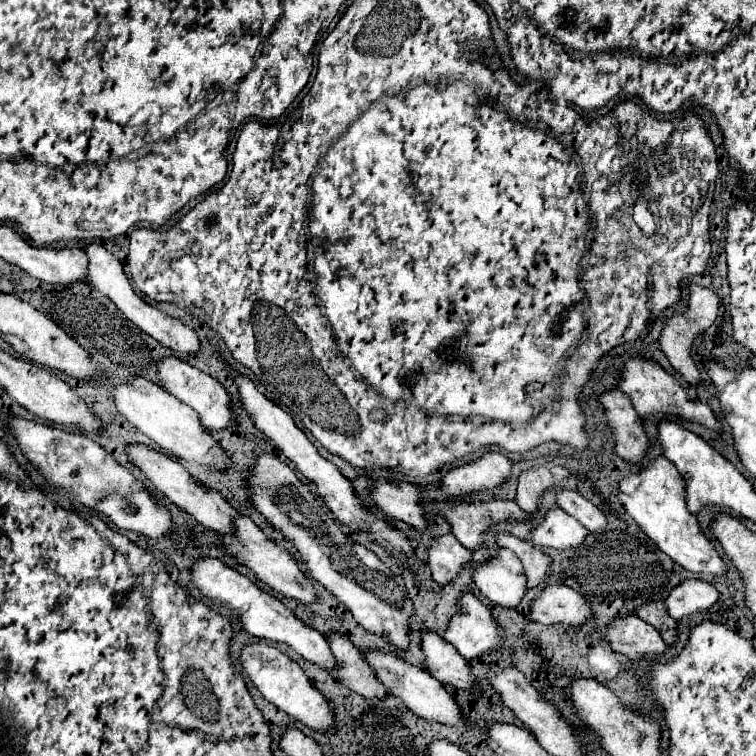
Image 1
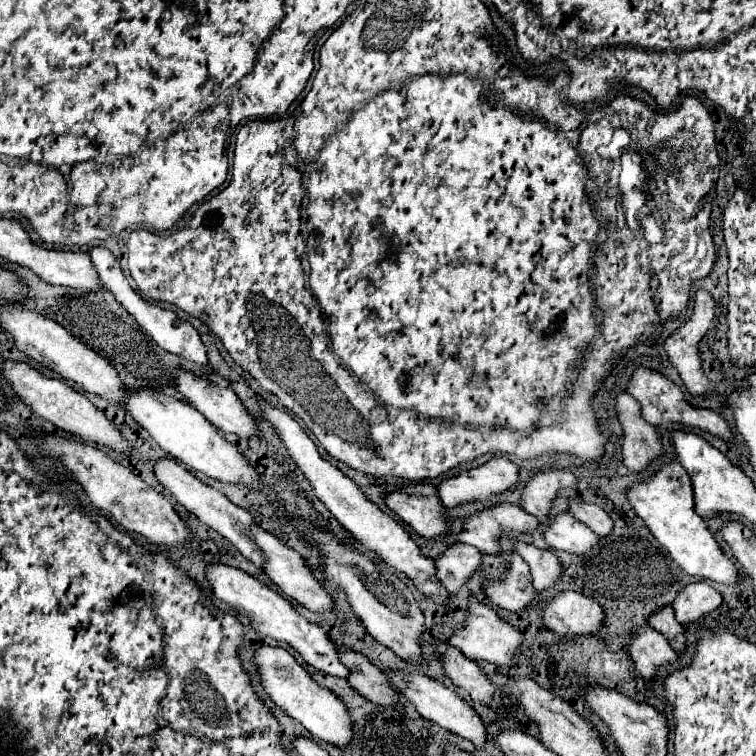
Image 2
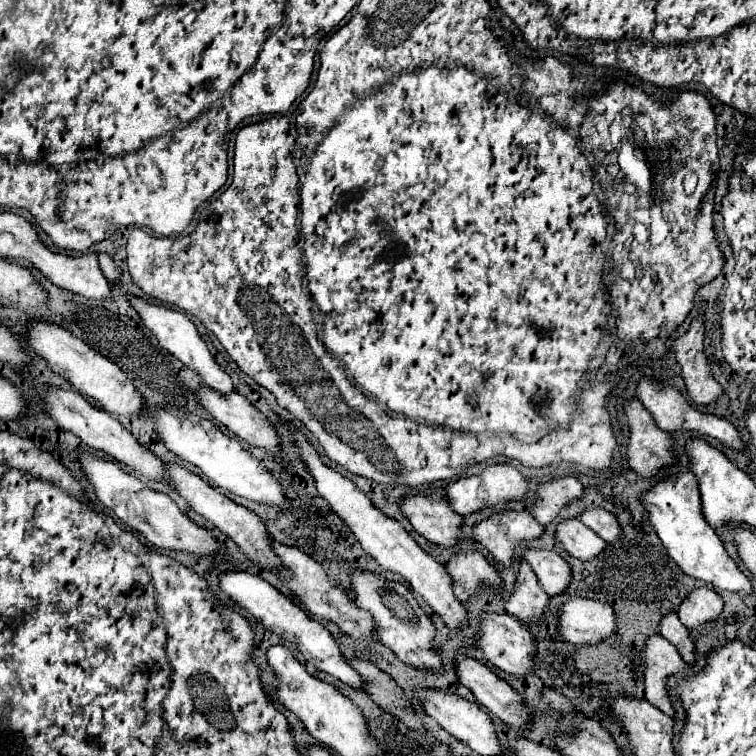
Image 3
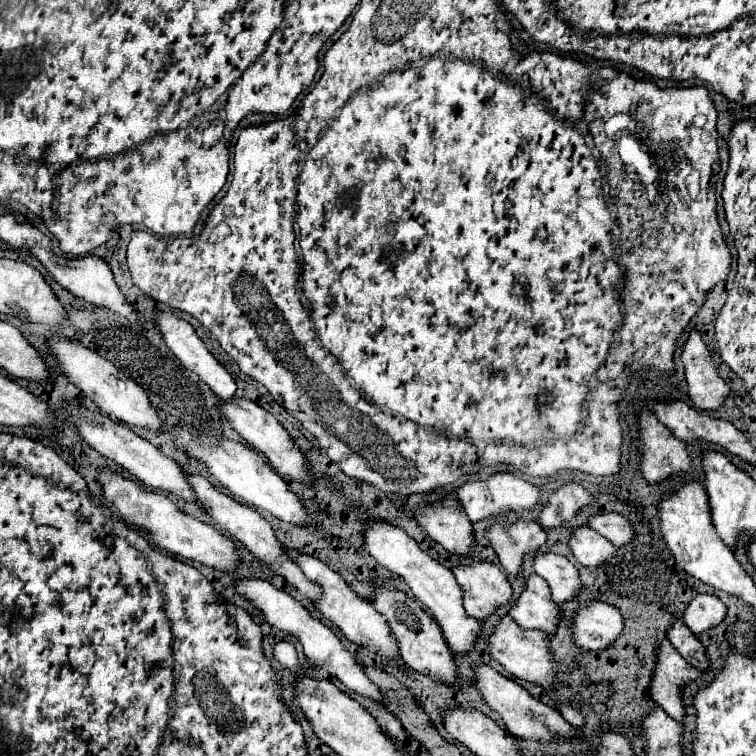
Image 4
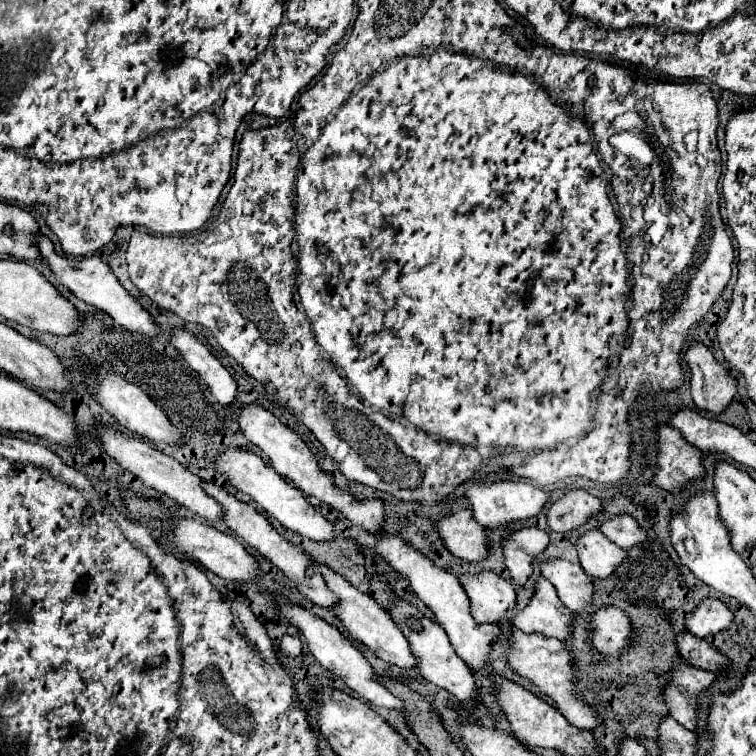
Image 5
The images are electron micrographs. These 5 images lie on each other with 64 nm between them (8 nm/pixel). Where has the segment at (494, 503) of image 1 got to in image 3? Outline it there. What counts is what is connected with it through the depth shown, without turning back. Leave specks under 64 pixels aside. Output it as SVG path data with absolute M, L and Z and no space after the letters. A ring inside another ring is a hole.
M500 512L474 526L476 542L480 542L504 568L516 560L516 548L544 534L530 512Z

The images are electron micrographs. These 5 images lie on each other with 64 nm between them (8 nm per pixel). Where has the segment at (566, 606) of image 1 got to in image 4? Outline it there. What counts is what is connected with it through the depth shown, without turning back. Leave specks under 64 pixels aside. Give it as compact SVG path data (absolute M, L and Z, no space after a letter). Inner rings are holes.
M592 602L574 616L572 640L584 650L608 650L624 630L618 608L606 602Z

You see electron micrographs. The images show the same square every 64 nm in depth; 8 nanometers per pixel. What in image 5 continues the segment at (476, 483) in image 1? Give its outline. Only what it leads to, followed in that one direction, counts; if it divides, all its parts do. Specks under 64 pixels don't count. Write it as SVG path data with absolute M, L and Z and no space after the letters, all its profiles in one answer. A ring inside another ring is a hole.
M492 482L490 486L486 484L470 484L466 498L472 502L474 506L474 520L480 522L486 528L506 528L514 522L522 522L522 520L530 520L534 516L540 514L540 510L544 508L544 504L548 502L548 494L542 492L540 488L528 484L528 482Z

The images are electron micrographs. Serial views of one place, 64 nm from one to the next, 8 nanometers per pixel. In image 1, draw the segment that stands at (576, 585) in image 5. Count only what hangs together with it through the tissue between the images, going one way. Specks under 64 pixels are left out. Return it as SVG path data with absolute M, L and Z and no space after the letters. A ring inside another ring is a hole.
M498 534L498 544L502 548L510 548L512 552L516 552L516 556L522 560L524 564L524 574L528 576L528 586L536 588L540 586L552 572L552 558L546 556L540 548L536 548L530 542L524 542L512 534Z

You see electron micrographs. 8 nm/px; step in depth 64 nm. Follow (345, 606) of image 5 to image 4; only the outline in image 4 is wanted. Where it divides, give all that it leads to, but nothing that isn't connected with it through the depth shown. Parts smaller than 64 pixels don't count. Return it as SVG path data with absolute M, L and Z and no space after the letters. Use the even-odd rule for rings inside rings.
M288 550L288 554L290 554L290 558L292 558L294 562L300 564L302 572L304 572L310 580L322 584L322 590L324 590L324 592L322 592L322 600L314 604L314 606L322 612L322 616L330 618L330 620L344 632L344 636L346 636L348 640L352 640L352 642L356 642L356 644L360 644L360 646L364 646L364 648L368 648L368 650L380 652L382 658L388 658L388 660L400 658L396 636L390 632L390 626L386 624L386 618L372 606L370 600L358 596L358 594L346 584L346 580L344 580L338 572L334 572L332 568L328 568L324 562L316 560L314 556L306 556L306 554L298 552L298 550Z

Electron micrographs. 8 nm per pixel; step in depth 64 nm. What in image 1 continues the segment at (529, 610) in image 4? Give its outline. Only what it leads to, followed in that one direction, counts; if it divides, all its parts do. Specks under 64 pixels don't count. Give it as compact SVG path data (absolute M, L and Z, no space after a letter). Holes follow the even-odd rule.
M500 548L496 558L484 562L474 572L474 582L492 604L504 608L516 608L528 590L522 562L506 548Z

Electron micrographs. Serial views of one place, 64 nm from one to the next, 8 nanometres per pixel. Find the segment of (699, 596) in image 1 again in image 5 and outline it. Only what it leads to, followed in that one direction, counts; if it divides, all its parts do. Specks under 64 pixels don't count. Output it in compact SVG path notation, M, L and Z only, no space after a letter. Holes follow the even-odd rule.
M706 598L686 620L686 626L690 634L696 634L698 638L706 638L726 630L732 624L732 620L734 620L734 614L724 602L716 598Z

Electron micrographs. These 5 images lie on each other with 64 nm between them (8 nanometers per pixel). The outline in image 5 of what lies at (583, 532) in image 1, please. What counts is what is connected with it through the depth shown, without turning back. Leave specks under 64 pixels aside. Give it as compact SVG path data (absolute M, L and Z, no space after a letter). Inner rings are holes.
M592 530L576 542L582 568L594 578L608 578L626 560L626 550L610 542L602 532Z

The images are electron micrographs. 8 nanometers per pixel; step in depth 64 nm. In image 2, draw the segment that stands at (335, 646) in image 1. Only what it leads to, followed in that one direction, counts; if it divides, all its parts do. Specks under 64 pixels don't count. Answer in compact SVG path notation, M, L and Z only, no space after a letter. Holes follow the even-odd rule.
M340 650L340 660L346 668L350 668L348 682L356 692L362 692L362 696L374 704L396 710L400 694L390 686L390 682L378 666L374 666L366 656L352 650Z

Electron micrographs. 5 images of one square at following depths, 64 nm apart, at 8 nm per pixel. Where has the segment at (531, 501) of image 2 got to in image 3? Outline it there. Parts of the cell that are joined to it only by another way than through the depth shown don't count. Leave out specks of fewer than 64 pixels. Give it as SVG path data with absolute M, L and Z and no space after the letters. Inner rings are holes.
M574 476L560 478L556 482L548 482L540 486L536 506L530 512L542 526L548 526L560 516L562 508L566 508L574 500L580 500L582 496L584 496L584 488L578 478Z

